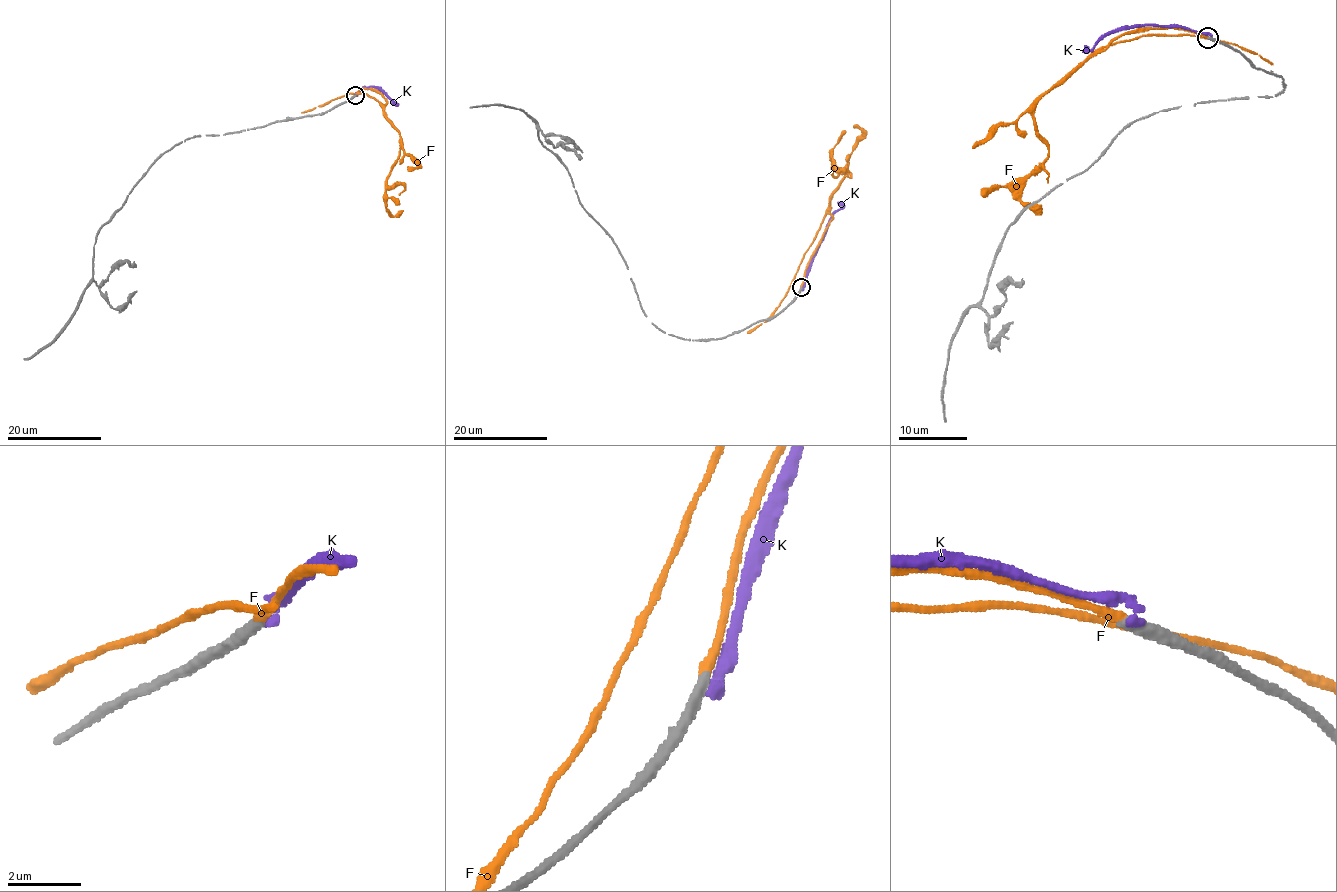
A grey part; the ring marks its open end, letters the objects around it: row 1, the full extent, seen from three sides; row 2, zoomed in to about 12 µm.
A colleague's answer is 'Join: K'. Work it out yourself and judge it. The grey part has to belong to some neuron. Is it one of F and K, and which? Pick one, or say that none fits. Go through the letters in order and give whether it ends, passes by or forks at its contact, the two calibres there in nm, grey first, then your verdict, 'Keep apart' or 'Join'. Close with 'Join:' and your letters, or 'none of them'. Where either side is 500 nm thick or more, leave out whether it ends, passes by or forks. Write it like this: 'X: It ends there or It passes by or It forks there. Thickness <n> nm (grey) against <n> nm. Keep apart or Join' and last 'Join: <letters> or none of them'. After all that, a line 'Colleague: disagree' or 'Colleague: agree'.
F: It ends there. Thickness 360 nm (grey) against 280 nm. Join
K: It ends there. Thickness 400 nm (grey) against 240 nm. Keep apart
Join: F
Colleague: disagree

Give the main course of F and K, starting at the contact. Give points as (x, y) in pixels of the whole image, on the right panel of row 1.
F: (1209, 37), (1136, 28), (1091, 52), (1046, 92), (1034, 126), (1048, 157), (1020, 198), (1037, 212), (1041, 205)
K: (1211, 39), (1180, 27), (1133, 25), (1107, 33), (1090, 51), (1085, 46)

